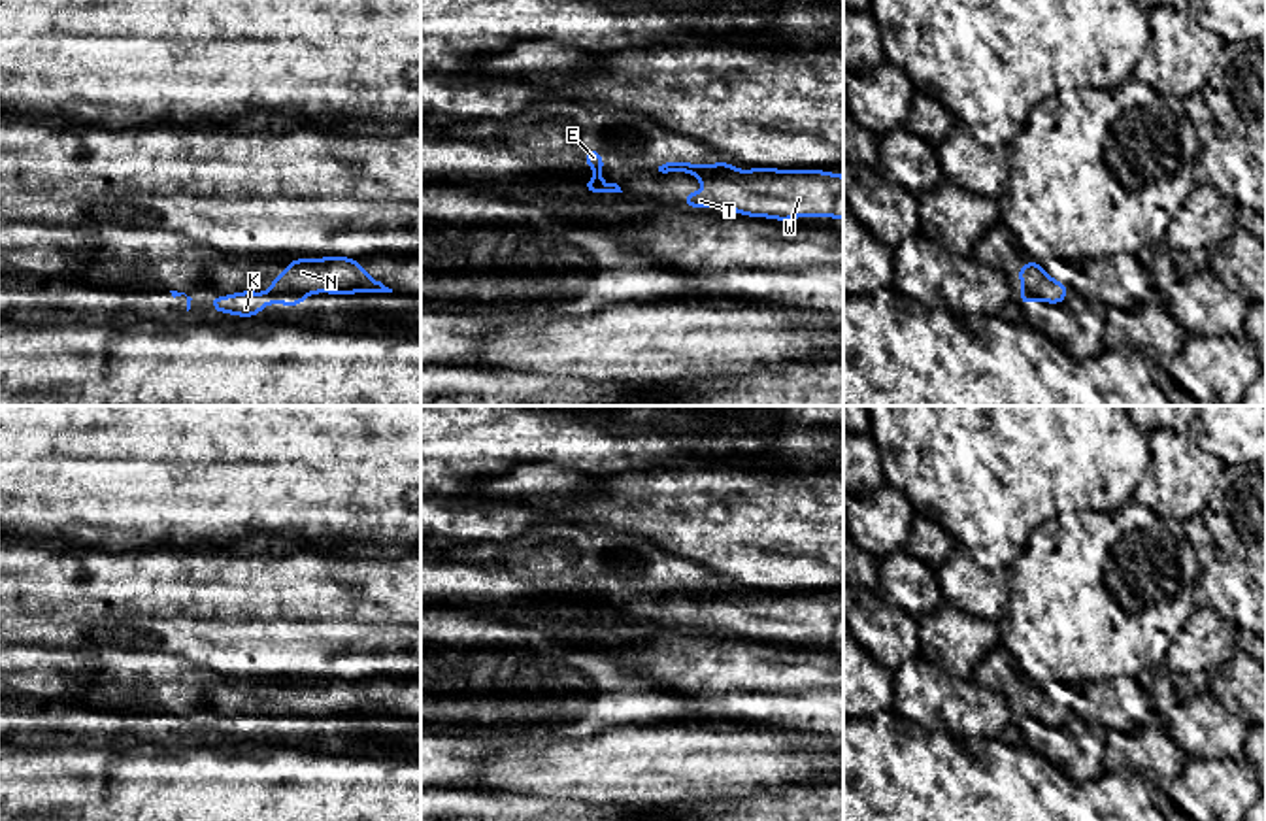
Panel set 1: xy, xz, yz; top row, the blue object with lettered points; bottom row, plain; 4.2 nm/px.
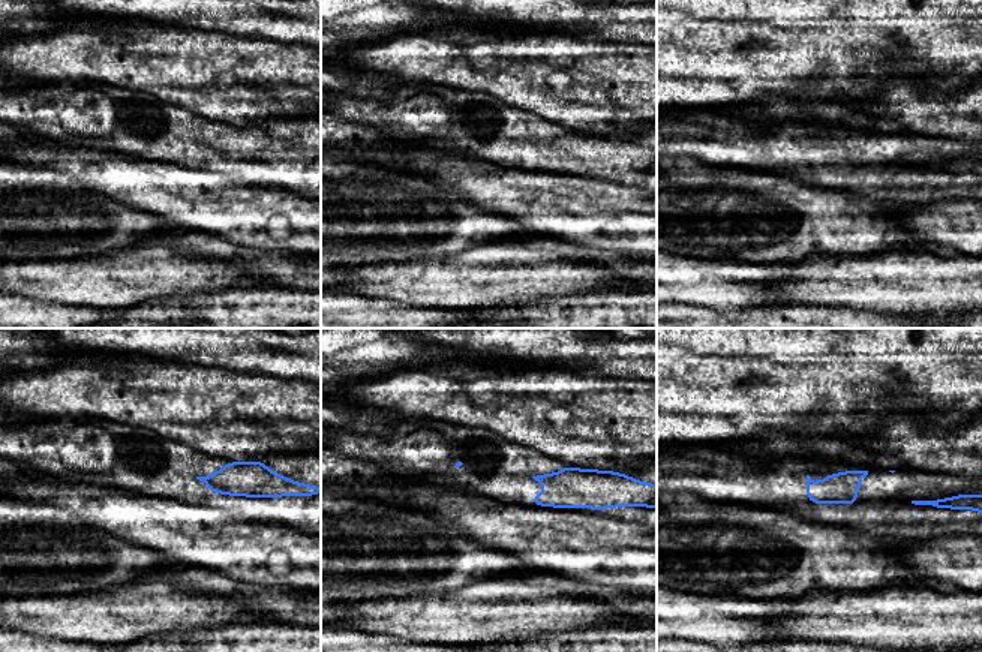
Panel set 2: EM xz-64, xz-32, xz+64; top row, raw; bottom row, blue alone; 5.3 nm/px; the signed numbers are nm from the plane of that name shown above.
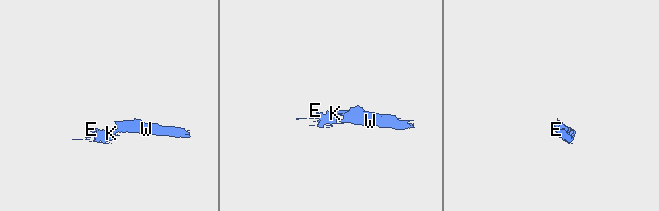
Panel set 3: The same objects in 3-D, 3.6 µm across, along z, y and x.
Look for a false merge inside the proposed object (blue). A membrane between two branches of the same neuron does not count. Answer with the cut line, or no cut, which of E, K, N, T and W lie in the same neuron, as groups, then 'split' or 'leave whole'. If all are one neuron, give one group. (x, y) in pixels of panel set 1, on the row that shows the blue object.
cut in xz along (729, 167), (717, 172), (695, 174); E K / N T W; split

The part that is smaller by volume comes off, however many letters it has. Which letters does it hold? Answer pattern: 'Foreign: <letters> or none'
Foreign: E, K

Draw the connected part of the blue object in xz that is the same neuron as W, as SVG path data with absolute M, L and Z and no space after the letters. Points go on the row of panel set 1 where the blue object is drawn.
M723 170L719 174L696 174L708 187L704 193L683 193L687 208L725 208L749 217L791 221L804 215L843 219L843 176L828 170Z

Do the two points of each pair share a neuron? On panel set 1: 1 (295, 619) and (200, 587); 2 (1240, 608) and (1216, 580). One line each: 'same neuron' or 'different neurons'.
1: same neuron
2: same neuron

